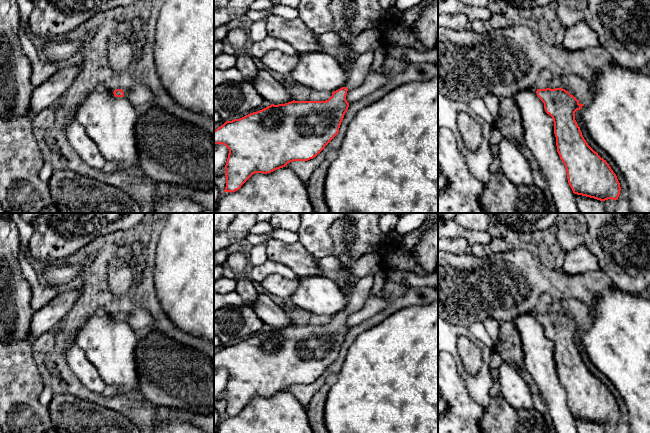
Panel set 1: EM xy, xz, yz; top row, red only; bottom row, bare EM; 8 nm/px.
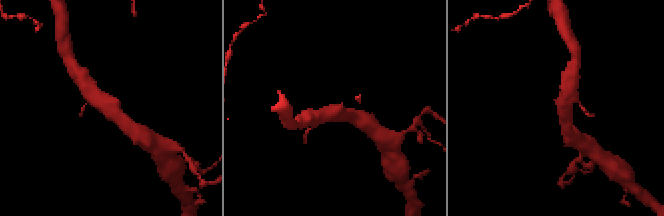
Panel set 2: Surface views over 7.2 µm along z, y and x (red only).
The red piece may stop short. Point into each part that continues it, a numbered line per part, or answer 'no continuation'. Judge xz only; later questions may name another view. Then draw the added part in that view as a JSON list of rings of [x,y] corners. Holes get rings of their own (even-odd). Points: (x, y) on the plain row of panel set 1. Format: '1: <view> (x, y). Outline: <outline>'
1: xz (361, 291). Outline: [[[374,275],[356,279],[355,285],[349,295],[349,302],[346,307],[348,314],[359,311],[367,298],[370,296],[370,291],[374,284]]]

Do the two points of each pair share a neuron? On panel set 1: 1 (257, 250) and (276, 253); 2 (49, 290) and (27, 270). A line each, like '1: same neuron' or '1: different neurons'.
1: different neurons
2: same neuron

